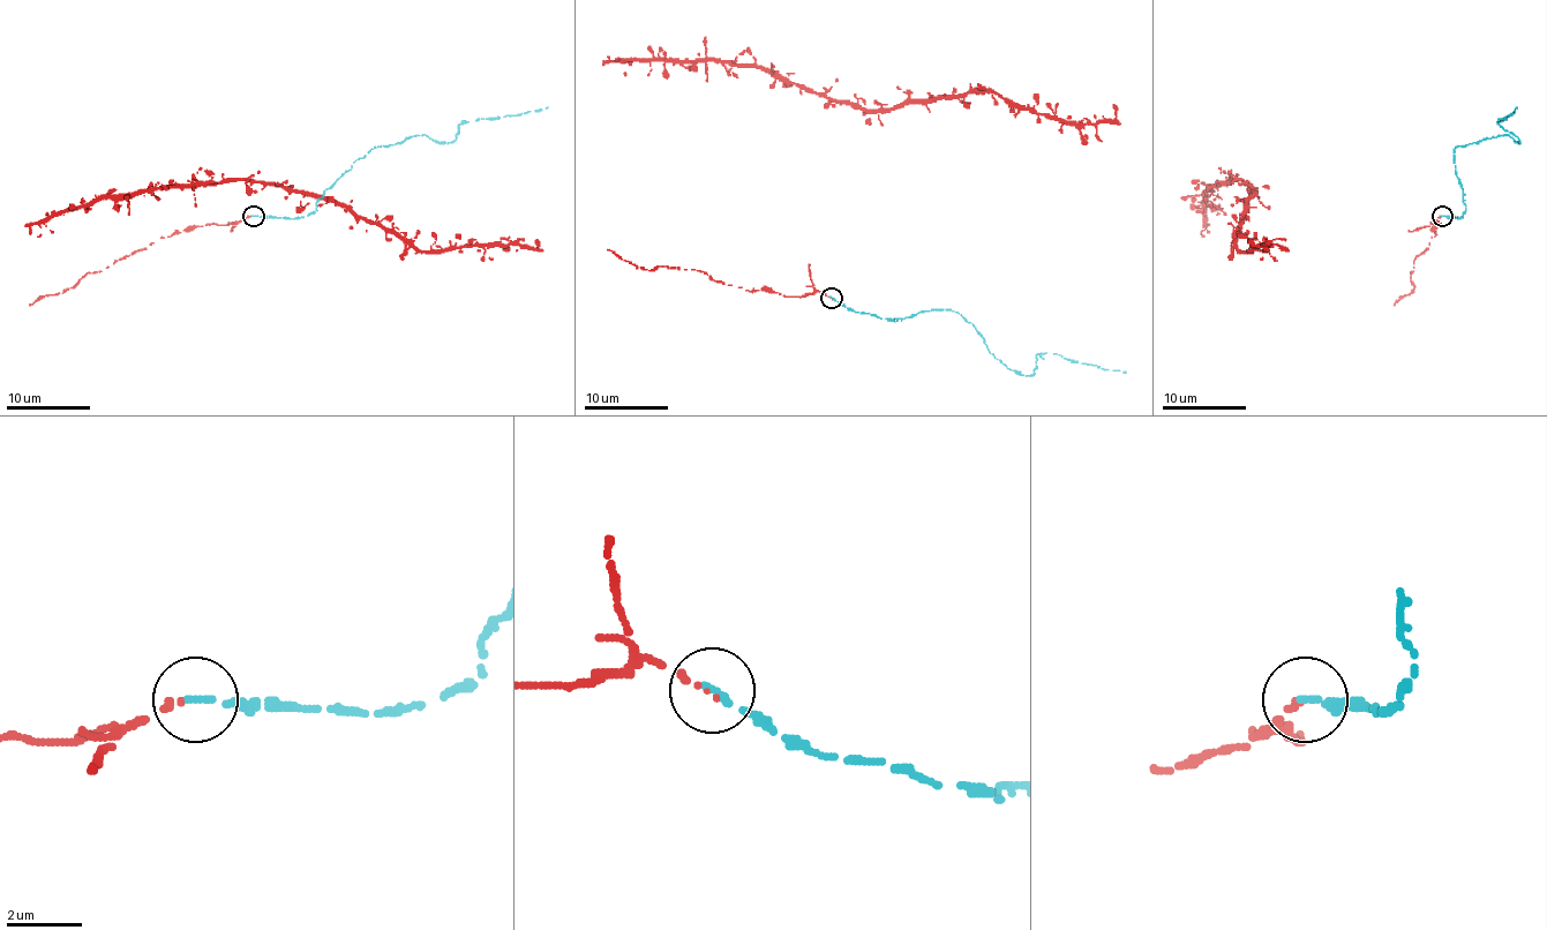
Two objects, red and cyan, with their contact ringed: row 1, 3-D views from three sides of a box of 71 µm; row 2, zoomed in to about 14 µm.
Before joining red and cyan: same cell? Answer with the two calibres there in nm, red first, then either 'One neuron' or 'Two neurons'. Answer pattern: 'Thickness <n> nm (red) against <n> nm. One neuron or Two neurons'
Thickness 140 nm (red) against 170 nm. One neuron

